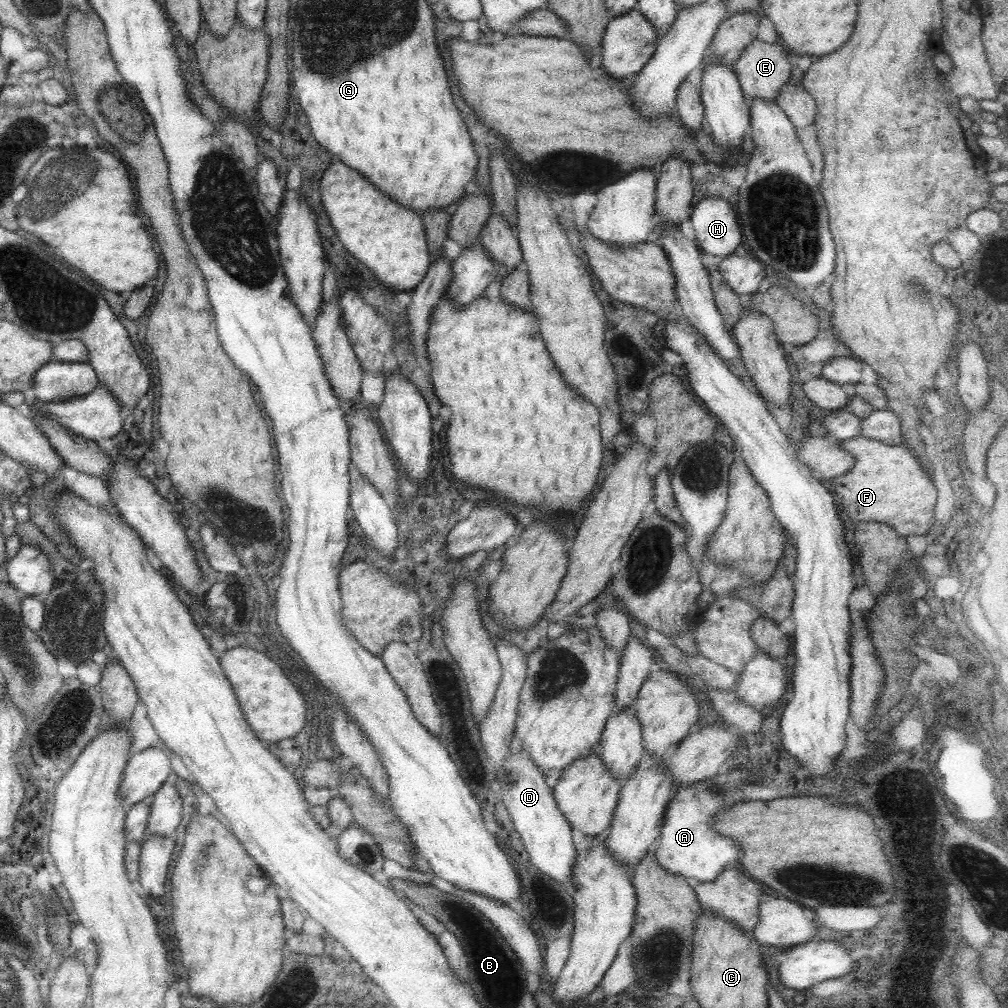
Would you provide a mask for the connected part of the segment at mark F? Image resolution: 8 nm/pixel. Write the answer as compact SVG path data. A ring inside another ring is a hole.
M861 436L839 441L839 446L853 457L853 466L831 479L837 508L851 521L885 524L900 537L926 534L935 508L935 487L915 453L905 444L891 446Z

